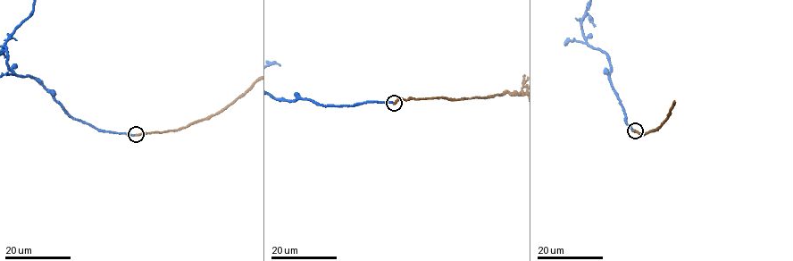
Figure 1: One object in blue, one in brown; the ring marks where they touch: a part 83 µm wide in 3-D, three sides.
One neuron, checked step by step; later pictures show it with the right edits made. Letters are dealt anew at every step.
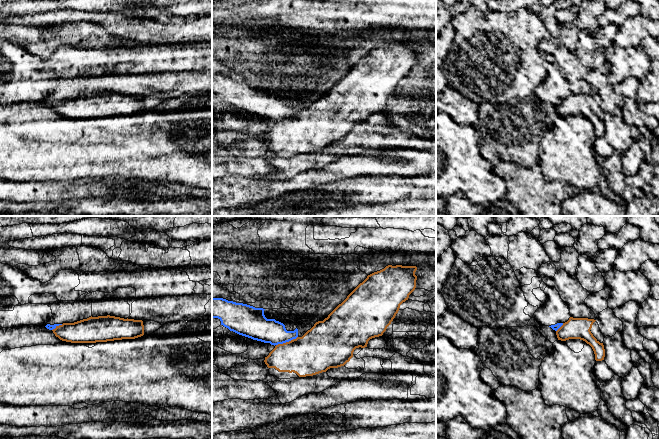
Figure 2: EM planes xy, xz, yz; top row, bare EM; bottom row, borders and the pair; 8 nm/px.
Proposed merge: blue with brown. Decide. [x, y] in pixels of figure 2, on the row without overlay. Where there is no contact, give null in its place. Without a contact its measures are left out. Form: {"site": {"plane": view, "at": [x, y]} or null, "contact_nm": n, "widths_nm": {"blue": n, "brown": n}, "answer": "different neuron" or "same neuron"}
{"site": {"plane": "xz", "at": [286, 117]}, "contact_nm": 190, "widths_nm": {"blue": 200, "brown": 340}, "answer": "different neuron"}

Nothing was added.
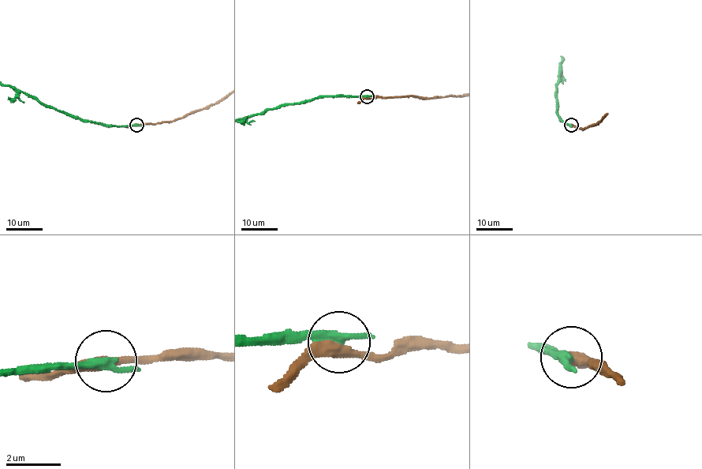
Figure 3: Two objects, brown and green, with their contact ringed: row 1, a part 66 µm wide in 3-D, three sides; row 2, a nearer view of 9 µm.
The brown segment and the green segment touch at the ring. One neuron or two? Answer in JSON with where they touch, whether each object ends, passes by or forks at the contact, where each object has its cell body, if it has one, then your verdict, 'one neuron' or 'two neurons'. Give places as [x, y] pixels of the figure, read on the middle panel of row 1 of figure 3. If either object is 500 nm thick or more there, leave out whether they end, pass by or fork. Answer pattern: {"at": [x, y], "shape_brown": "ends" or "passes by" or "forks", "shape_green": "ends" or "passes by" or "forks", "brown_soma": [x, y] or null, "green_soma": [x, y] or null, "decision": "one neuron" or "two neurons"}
{"at": [367, 96], "shape_brown": "passes by", "shape_green": "ends", "brown_soma": null, "green_soma": null, "decision": "two neurons"}

